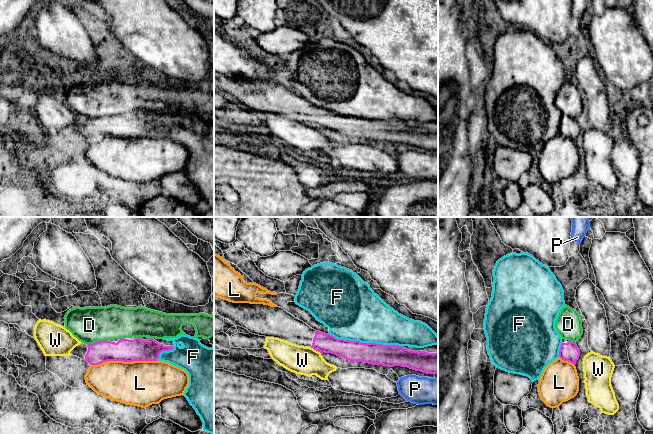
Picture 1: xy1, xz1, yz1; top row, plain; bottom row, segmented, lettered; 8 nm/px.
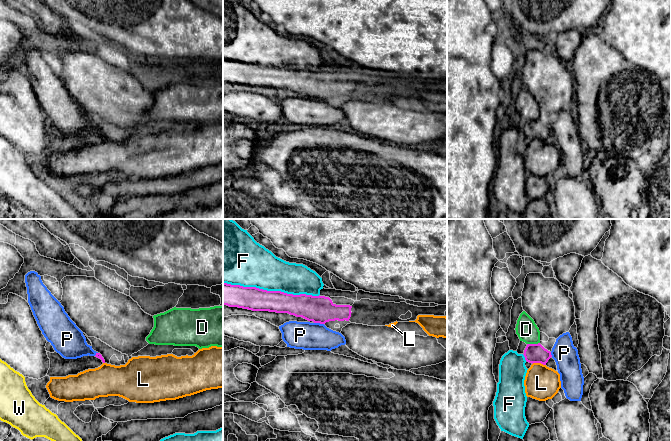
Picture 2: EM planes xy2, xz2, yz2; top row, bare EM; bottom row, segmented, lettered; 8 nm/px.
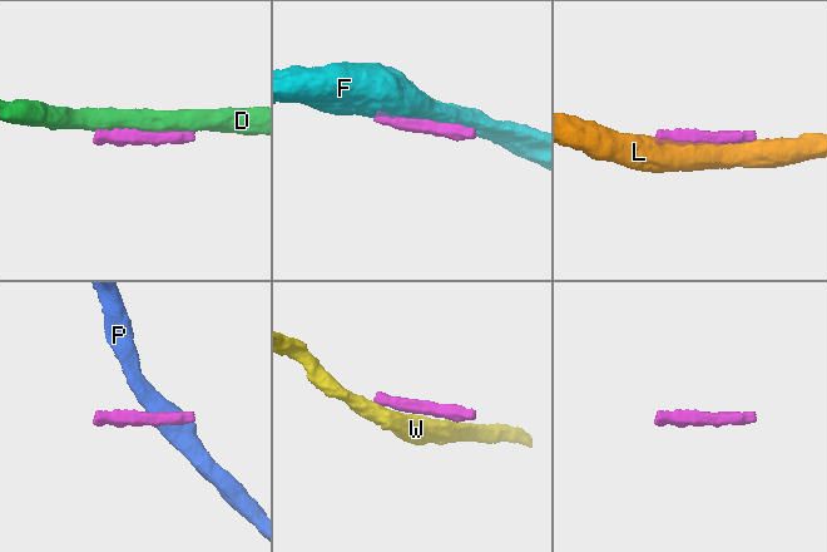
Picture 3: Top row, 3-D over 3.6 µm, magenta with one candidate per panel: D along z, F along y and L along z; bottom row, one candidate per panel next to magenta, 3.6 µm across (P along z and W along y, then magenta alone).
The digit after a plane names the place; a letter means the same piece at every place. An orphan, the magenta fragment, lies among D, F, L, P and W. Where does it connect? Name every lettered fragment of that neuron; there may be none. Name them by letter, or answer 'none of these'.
none of these

